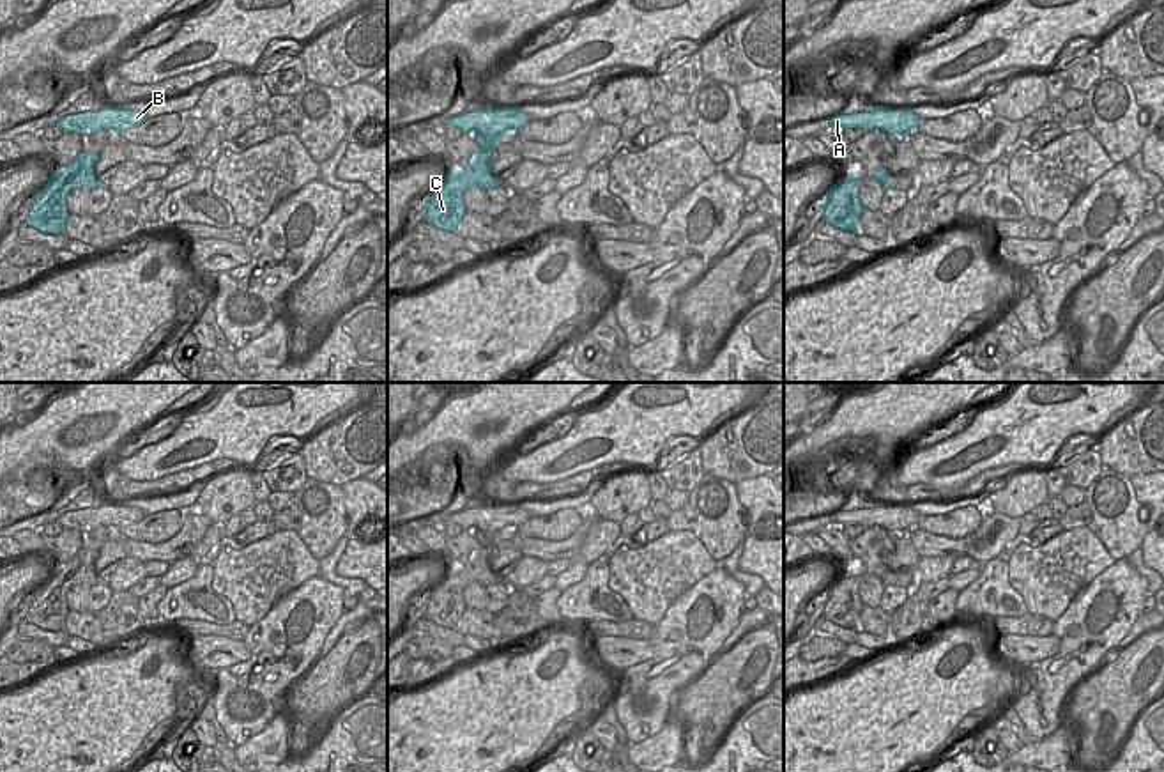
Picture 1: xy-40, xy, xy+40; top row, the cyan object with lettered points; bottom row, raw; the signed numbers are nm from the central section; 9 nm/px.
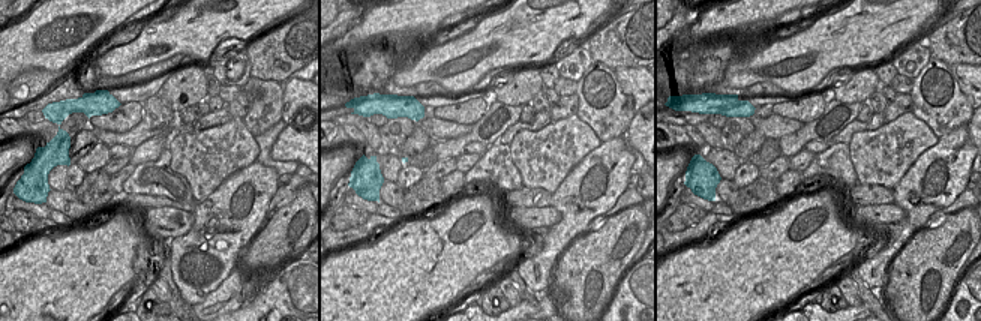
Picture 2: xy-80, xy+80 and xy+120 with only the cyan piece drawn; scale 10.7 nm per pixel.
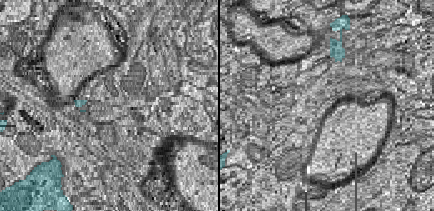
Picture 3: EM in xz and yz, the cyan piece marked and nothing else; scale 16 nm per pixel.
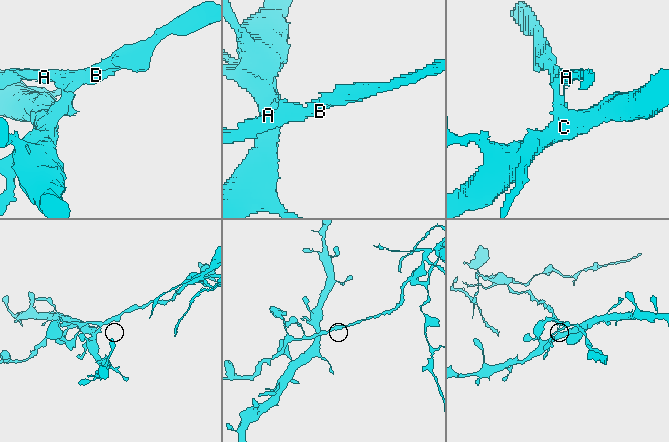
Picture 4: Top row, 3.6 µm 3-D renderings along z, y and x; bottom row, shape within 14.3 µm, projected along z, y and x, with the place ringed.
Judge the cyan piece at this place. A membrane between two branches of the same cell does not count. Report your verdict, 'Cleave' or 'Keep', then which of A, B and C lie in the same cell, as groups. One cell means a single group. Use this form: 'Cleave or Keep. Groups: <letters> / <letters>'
Cleave. Groups: A B / C.

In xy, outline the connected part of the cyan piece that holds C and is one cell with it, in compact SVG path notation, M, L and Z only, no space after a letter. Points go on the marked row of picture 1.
M494 149L476 152L465 168L449 170L444 182L425 198L425 218L430 225L444 232L458 232L465 214L463 193L471 186L479 186L486 191L504 182L492 175L492 158Z

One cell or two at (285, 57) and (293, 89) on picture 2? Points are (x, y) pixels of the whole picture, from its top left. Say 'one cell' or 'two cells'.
two cells

